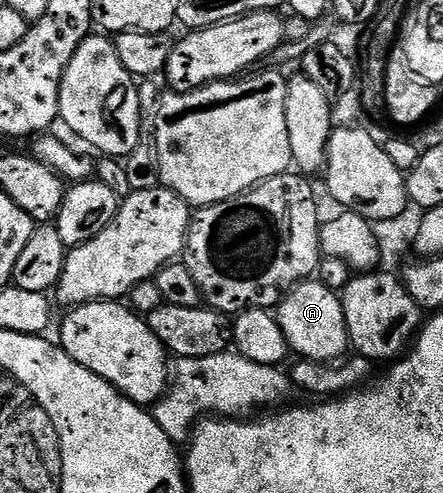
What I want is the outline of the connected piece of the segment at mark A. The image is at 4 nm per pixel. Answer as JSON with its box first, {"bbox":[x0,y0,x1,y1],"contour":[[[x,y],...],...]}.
{"bbox":[278,280,349,362],"contour":[[[309,280],[288,291],[278,307],[278,321],[289,347],[295,353],[297,350],[301,359],[334,362],[343,359],[344,349],[349,349],[348,329],[340,294],[326,288],[321,282]]]}

